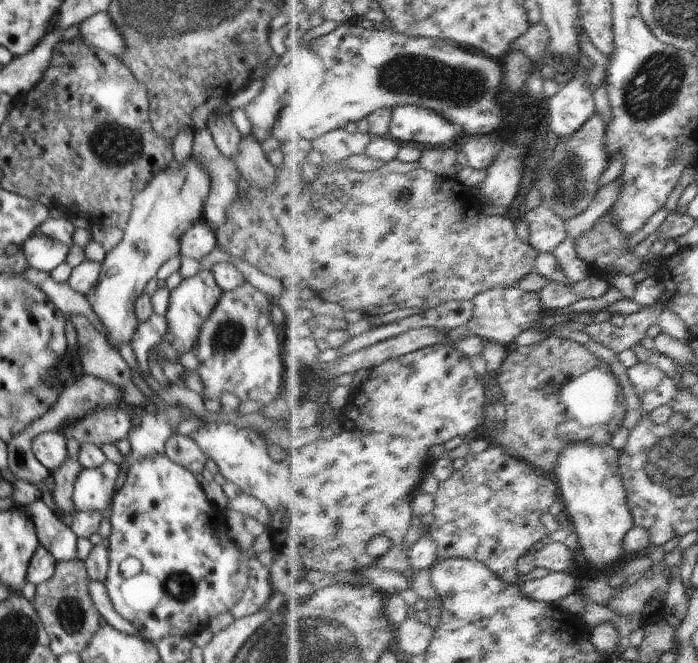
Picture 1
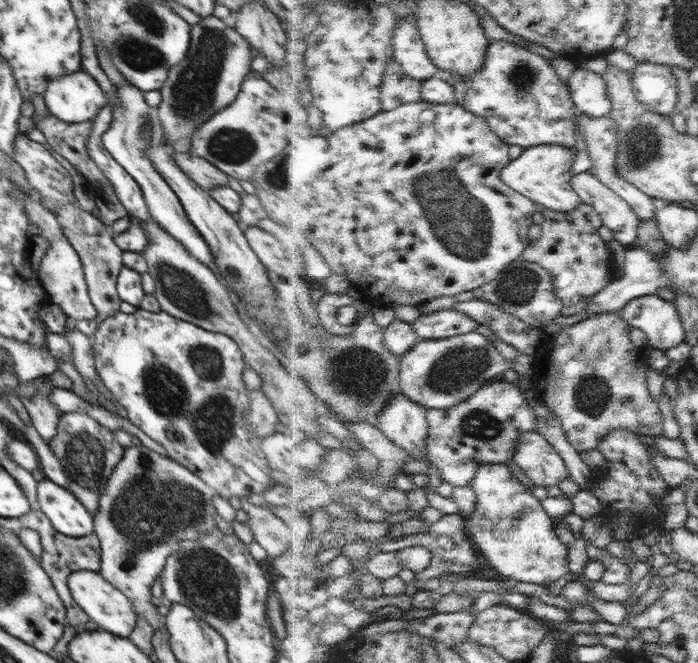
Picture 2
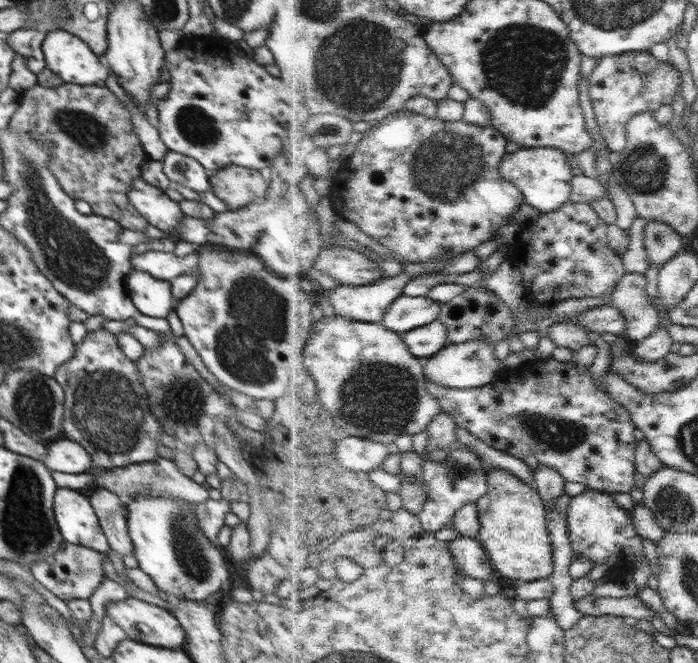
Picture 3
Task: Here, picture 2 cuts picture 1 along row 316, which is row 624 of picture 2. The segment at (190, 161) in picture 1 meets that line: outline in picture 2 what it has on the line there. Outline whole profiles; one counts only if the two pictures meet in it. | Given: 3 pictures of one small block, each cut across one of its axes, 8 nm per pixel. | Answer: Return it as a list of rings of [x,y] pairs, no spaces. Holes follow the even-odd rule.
[[[77,571],[67,578],[67,584],[76,605],[79,605],[89,620],[96,622],[100,629],[111,632],[116,636],[127,637],[136,626],[138,615],[132,609],[130,599],[102,577],[99,572]]]

